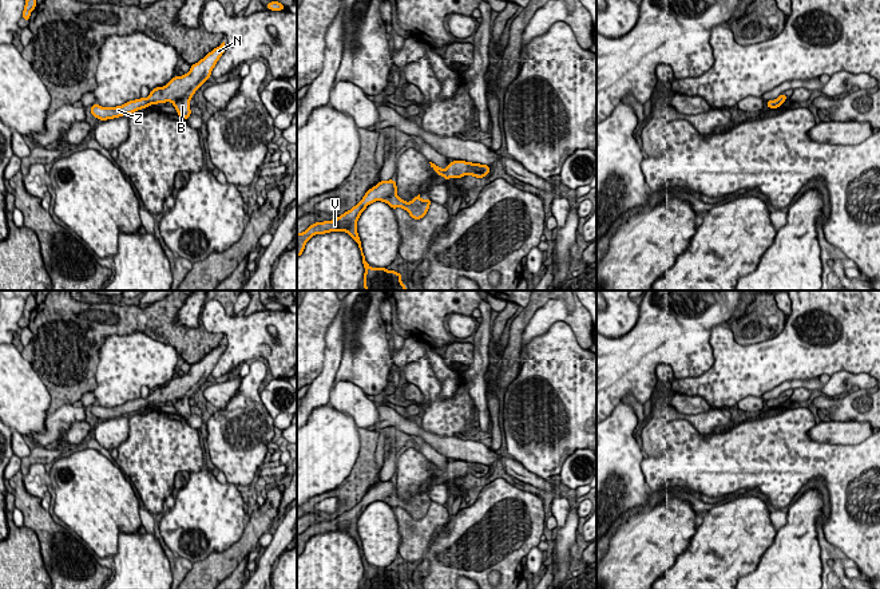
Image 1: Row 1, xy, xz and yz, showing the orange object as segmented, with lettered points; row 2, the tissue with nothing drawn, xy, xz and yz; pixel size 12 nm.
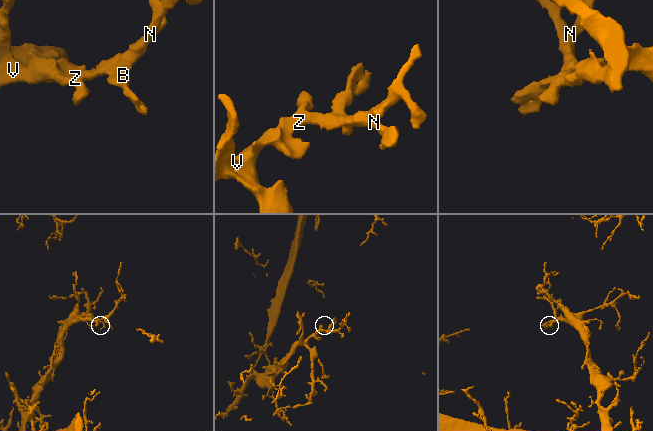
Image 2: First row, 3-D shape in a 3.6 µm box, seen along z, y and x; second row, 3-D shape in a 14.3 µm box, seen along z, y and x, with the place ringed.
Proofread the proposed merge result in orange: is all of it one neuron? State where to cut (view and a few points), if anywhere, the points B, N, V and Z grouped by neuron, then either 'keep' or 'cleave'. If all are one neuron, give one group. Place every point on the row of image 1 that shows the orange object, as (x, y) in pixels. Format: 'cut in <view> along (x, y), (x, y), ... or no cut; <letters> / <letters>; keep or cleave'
no cut; B N V Z; keep

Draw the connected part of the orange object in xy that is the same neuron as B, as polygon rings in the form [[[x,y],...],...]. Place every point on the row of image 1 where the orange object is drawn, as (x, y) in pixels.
[[[223,41],[198,63],[193,64],[187,74],[174,76],[166,86],[154,88],[146,99],[139,98],[116,107],[102,107],[95,103],[91,106],[91,115],[99,120],[107,120],[126,114],[134,114],[151,104],[171,102],[177,108],[177,114],[187,120],[191,115],[190,99],[195,91],[210,79],[213,68],[225,51],[226,44]]]

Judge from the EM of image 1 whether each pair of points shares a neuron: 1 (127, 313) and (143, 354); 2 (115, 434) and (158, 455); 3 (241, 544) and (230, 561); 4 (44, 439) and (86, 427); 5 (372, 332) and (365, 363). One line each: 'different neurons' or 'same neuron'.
1: different neurons
2: different neurons
3: same neuron
4: different neurons
5: same neuron

